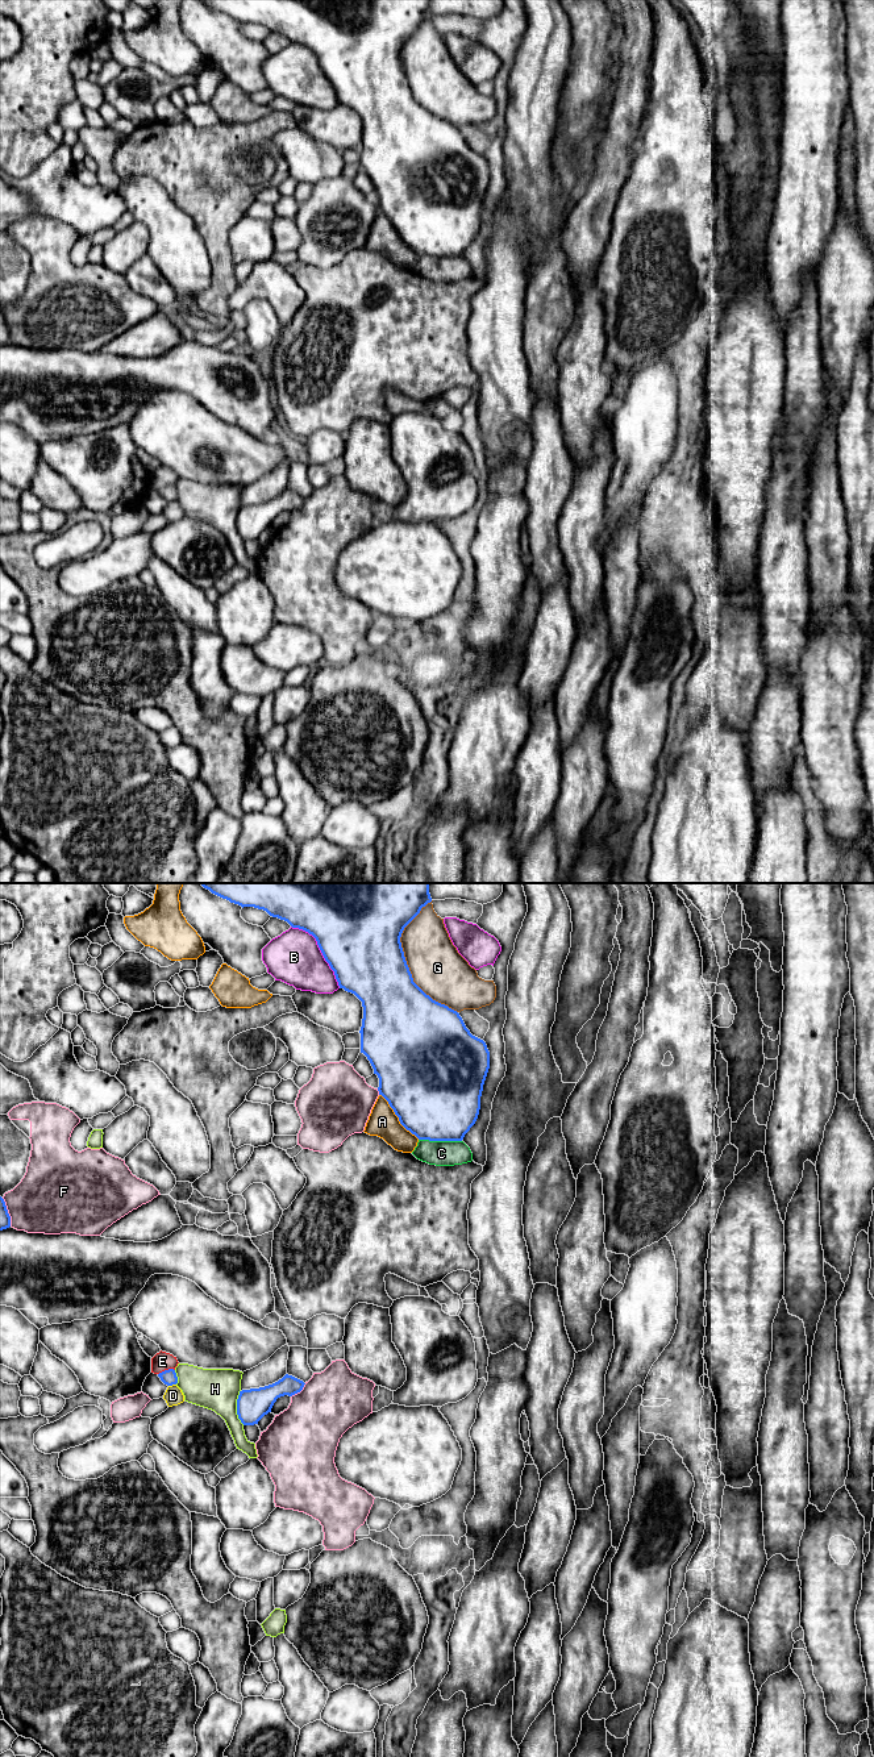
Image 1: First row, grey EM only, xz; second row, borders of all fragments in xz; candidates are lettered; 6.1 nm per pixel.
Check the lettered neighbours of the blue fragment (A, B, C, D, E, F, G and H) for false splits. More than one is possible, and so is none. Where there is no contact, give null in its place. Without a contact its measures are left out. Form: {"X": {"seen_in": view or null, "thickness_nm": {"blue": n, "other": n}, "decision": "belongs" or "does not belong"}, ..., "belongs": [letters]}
{"A": {"seen_in": "xz", "thickness_nm": {"blue": 500, "other": 180}, "decision": "does not belong"}, "B": {"seen_in": "xz", "thickness_nm": {"blue": 500, "other": 320}, "decision": "does not belong"}, "C": {"seen_in": "xz", "thickness_nm": {"blue": 500, "other": 160}, "decision": "does not belong"}, "D": {"seen_in": "xz", "thickness_nm": {"blue": 100, "other": 110}, "decision": "does not belong"}, "E": {"seen_in": "xz", "thickness_nm": {"blue": 100, "other": 120}, "decision": "does not belong"}, "F": {"seen_in": "xz", "thickness_nm": {"blue": 160, "other": 380}, "decision": "does not belong"}, "G": {"seen_in": "xz", "thickness_nm": {"blue": 440, "other": 320}, "decision": "does not belong"}, "H": {"seen_in": "xz", "thickness_nm": {"blue": 190, "other": 260}, "decision": "does not belong"}, "belongs": []}

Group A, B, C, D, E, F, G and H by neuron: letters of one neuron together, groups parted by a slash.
A C E / B / D / F / G / H

